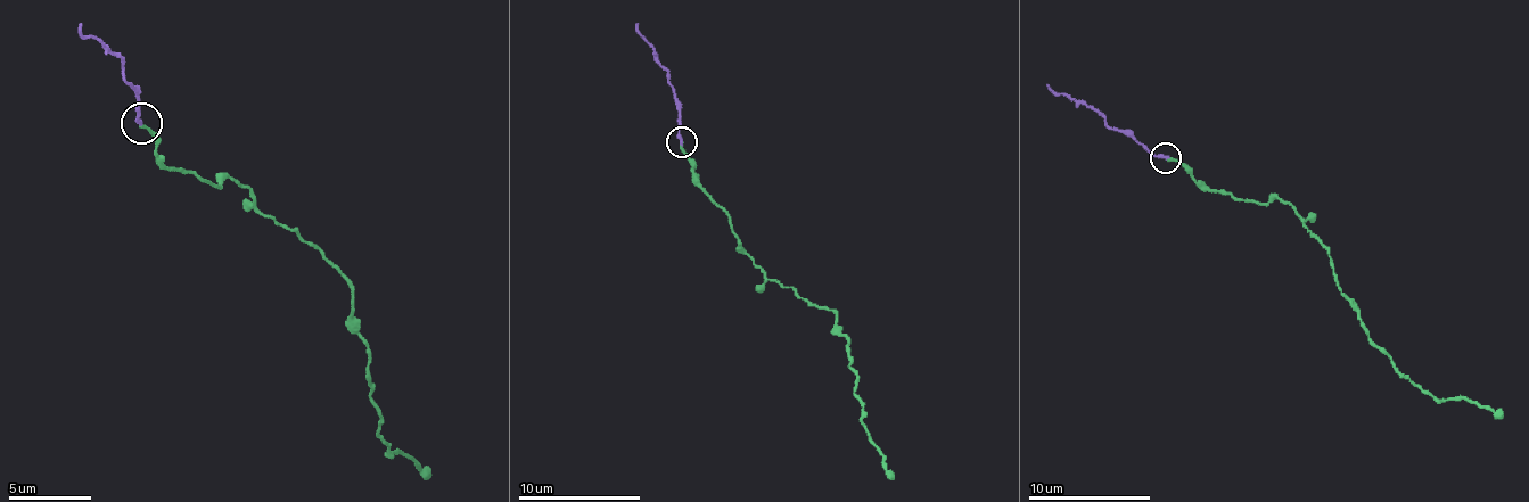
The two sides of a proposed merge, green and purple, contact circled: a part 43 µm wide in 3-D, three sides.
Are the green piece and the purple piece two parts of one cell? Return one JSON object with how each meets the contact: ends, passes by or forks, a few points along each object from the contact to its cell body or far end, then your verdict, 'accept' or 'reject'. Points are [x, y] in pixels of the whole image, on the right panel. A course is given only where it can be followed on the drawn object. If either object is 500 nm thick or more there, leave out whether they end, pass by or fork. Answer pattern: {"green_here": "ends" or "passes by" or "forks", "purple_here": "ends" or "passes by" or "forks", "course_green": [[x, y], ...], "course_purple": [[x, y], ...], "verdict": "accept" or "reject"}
{"green_here": "ends", "purple_here": "ends", "course_green": [[1167, 158], [1240, 200], [1285, 200], [1322, 244], [1337, 289], [1367, 335], [1438, 398], [1465, 398], [1502, 417]], "course_purple": [[1167, 158], [1151, 155], [1096, 113], [1057, 95], [1047, 85]], "verdict": "accept"}

